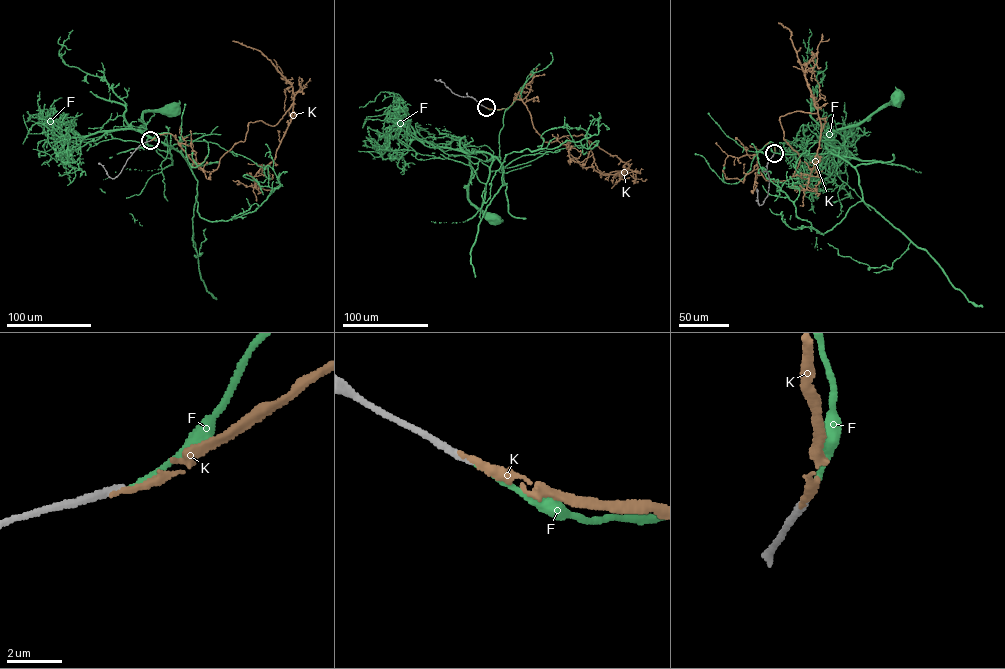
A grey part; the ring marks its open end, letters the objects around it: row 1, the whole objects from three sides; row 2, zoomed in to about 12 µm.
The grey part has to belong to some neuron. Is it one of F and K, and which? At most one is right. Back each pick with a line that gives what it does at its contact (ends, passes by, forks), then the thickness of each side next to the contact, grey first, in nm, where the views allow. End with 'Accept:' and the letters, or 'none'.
F: it ends there; 280 nm thick on the grey side, 170 nm on the other
Accept: F

